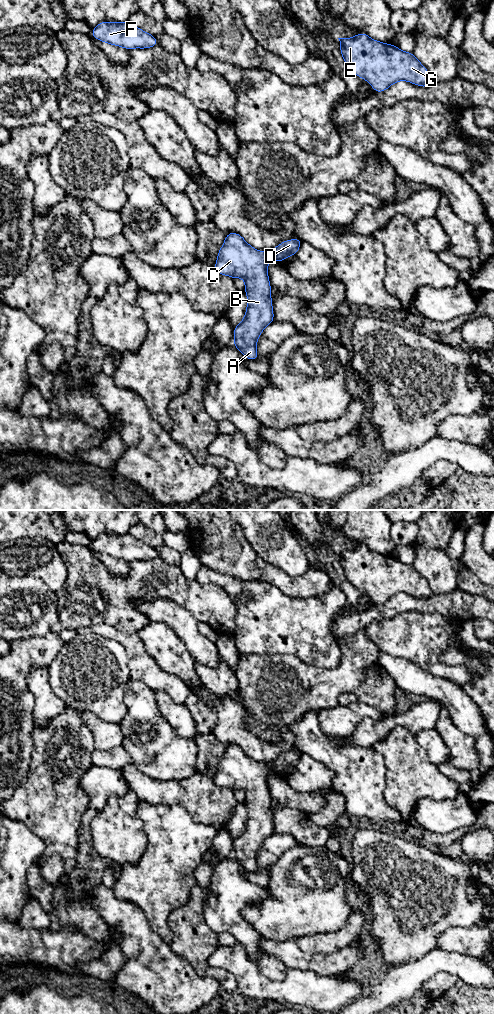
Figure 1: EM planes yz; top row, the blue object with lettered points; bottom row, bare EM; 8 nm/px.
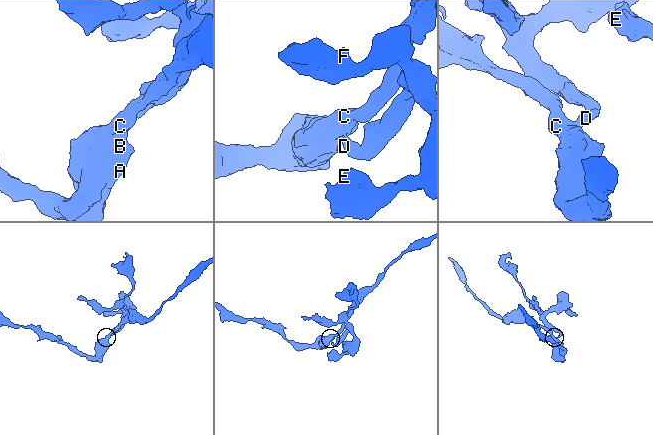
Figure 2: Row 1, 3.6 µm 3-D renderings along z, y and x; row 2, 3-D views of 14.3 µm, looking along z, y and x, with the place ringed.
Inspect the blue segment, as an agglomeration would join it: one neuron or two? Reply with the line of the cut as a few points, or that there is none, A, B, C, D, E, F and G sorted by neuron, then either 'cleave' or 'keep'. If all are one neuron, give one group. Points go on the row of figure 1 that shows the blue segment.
cut in yz along (266, 253), (270, 260); A B C / D E F G; cleave

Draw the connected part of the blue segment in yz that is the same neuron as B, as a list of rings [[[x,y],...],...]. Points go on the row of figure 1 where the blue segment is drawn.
[[[229,232],[217,254],[214,270],[221,275],[233,279],[243,278],[245,281],[244,291],[247,295],[247,307],[243,320],[233,328],[235,346],[246,359],[257,361],[258,352],[256,343],[265,327],[274,322],[274,312],[271,298],[271,285],[267,267],[270,260],[268,254],[259,251],[249,245],[245,239],[235,232]]]

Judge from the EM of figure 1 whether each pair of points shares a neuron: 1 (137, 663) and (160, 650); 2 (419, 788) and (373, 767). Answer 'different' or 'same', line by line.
1: different
2: different

